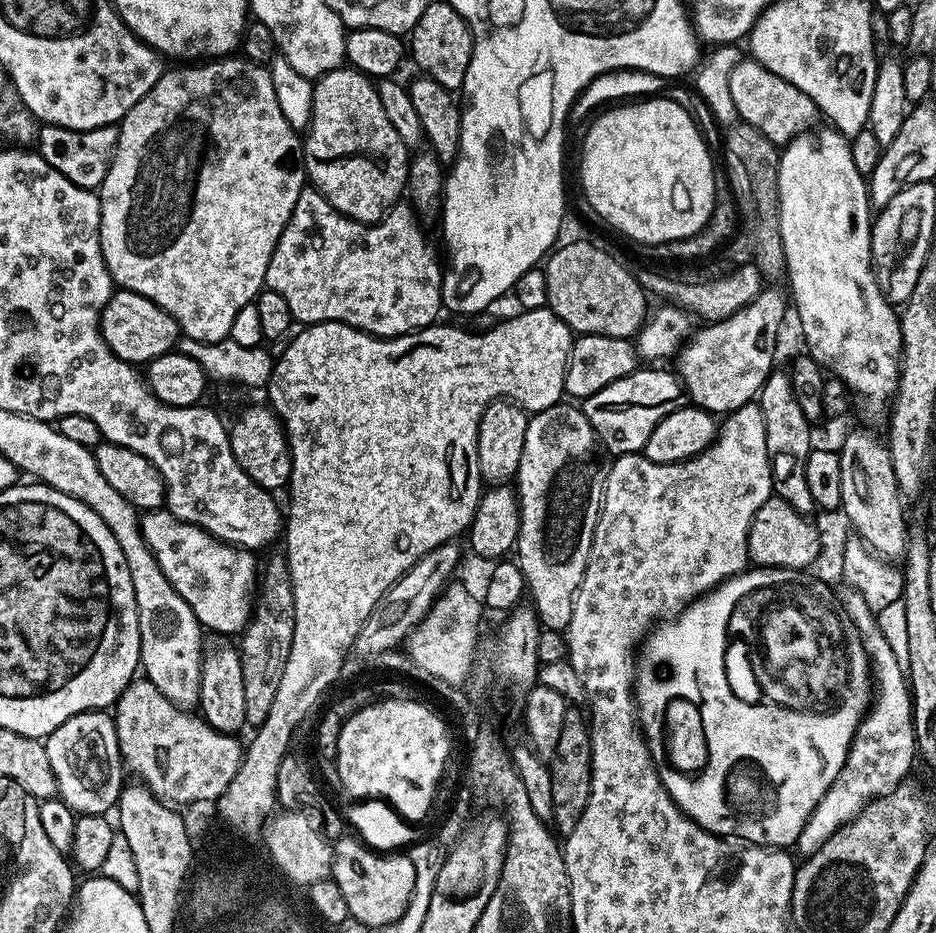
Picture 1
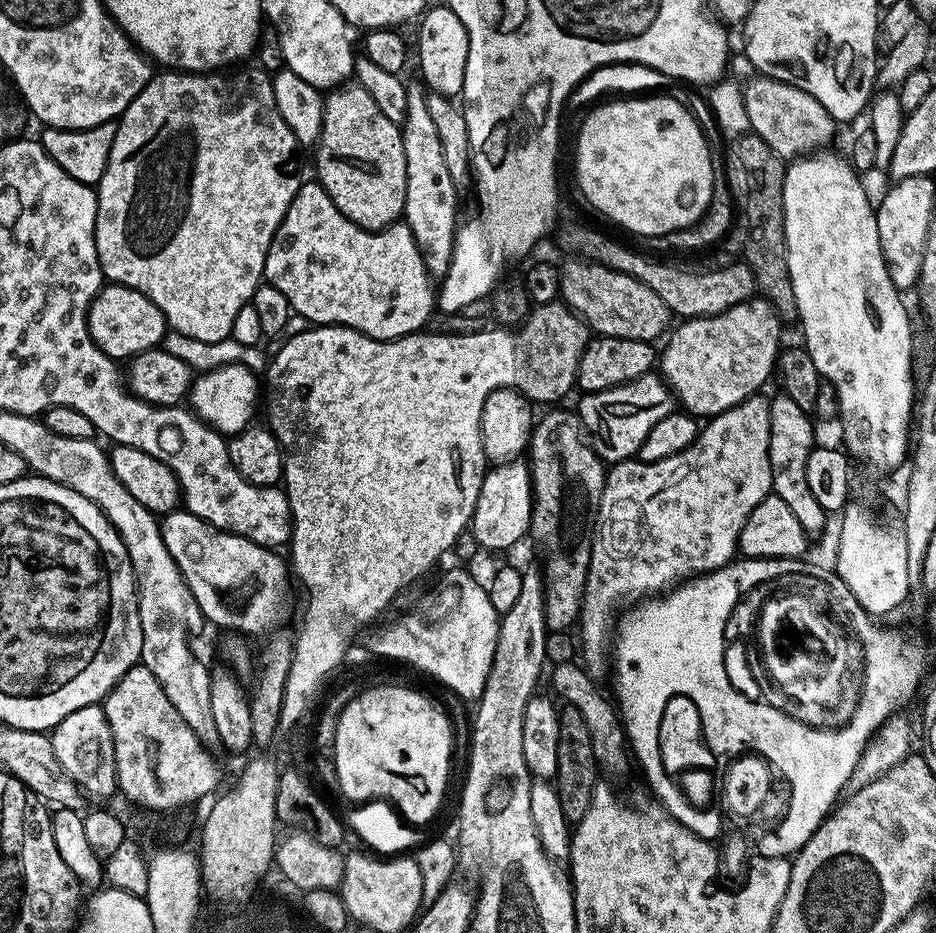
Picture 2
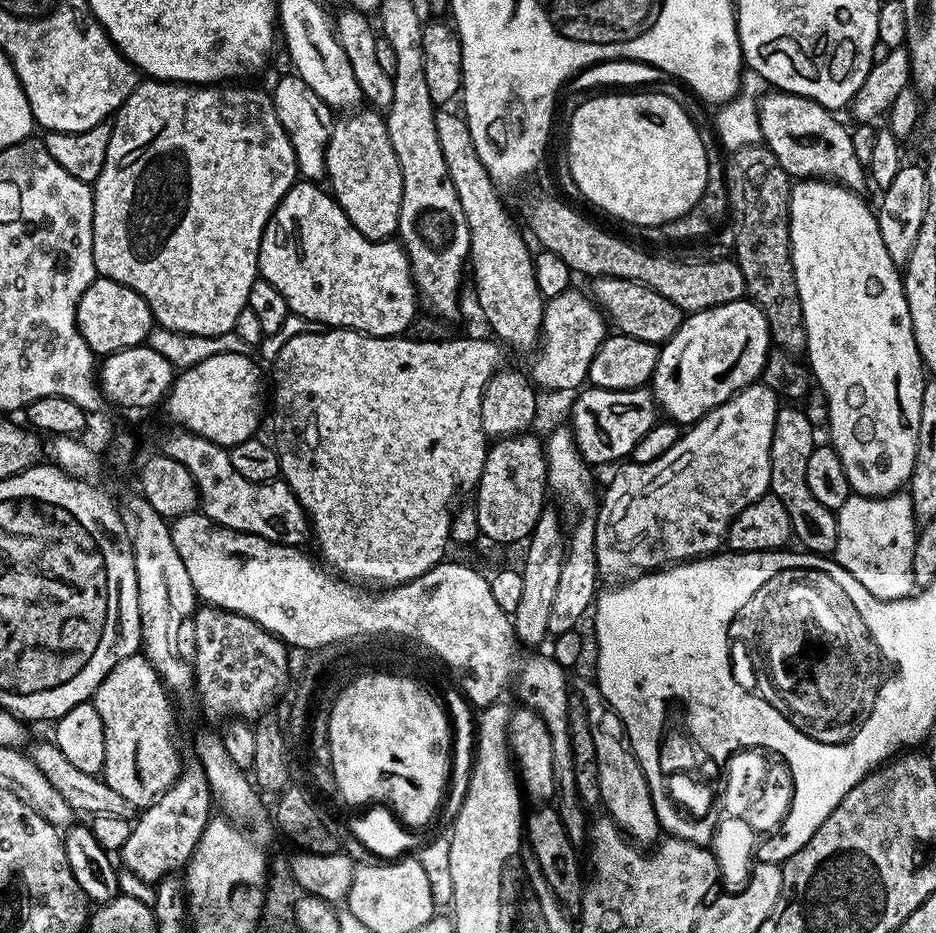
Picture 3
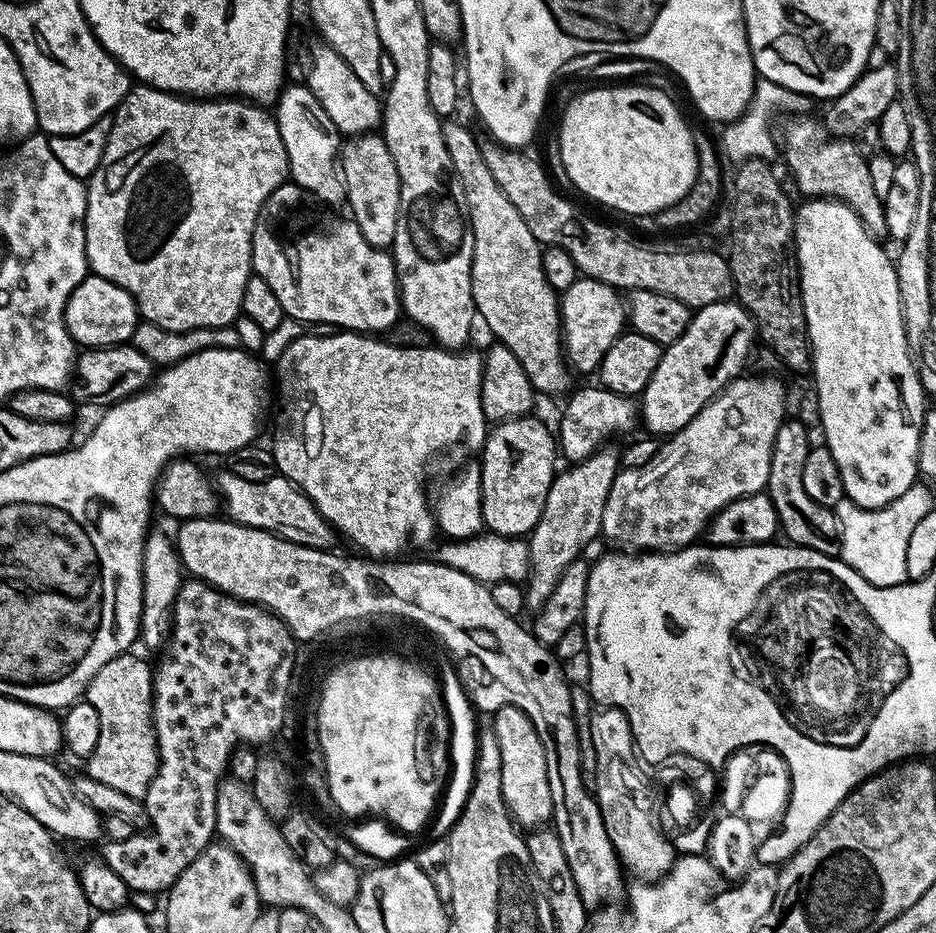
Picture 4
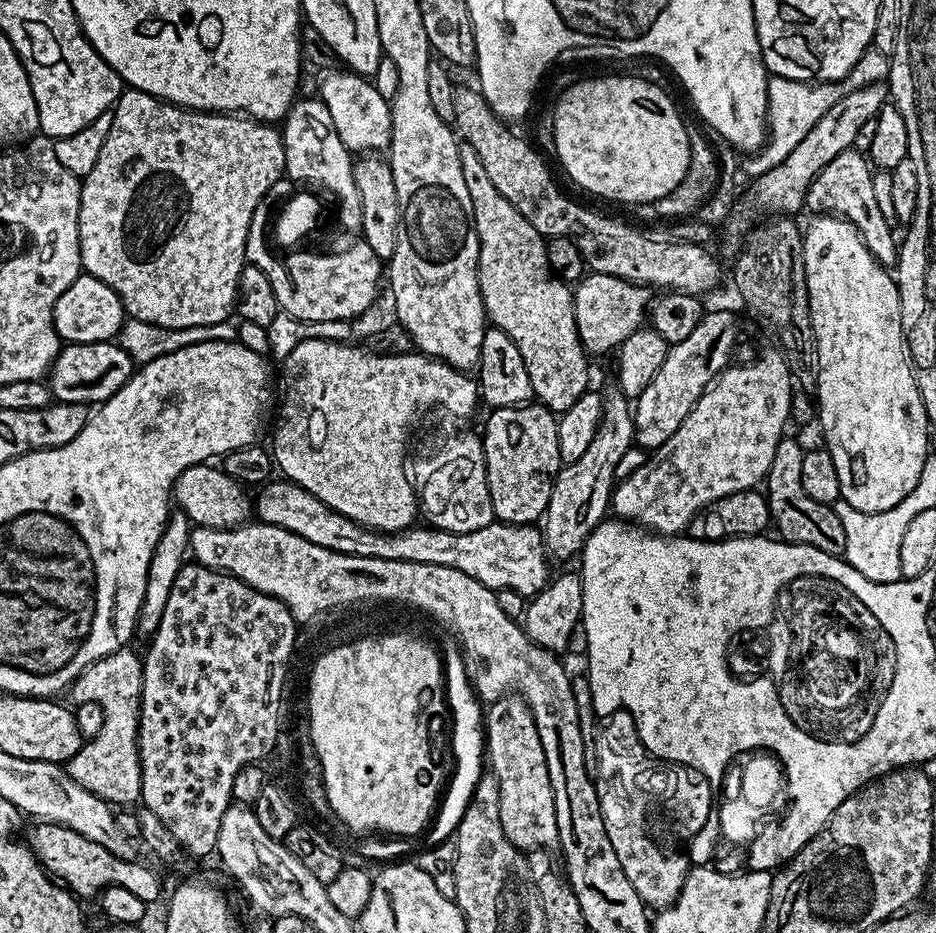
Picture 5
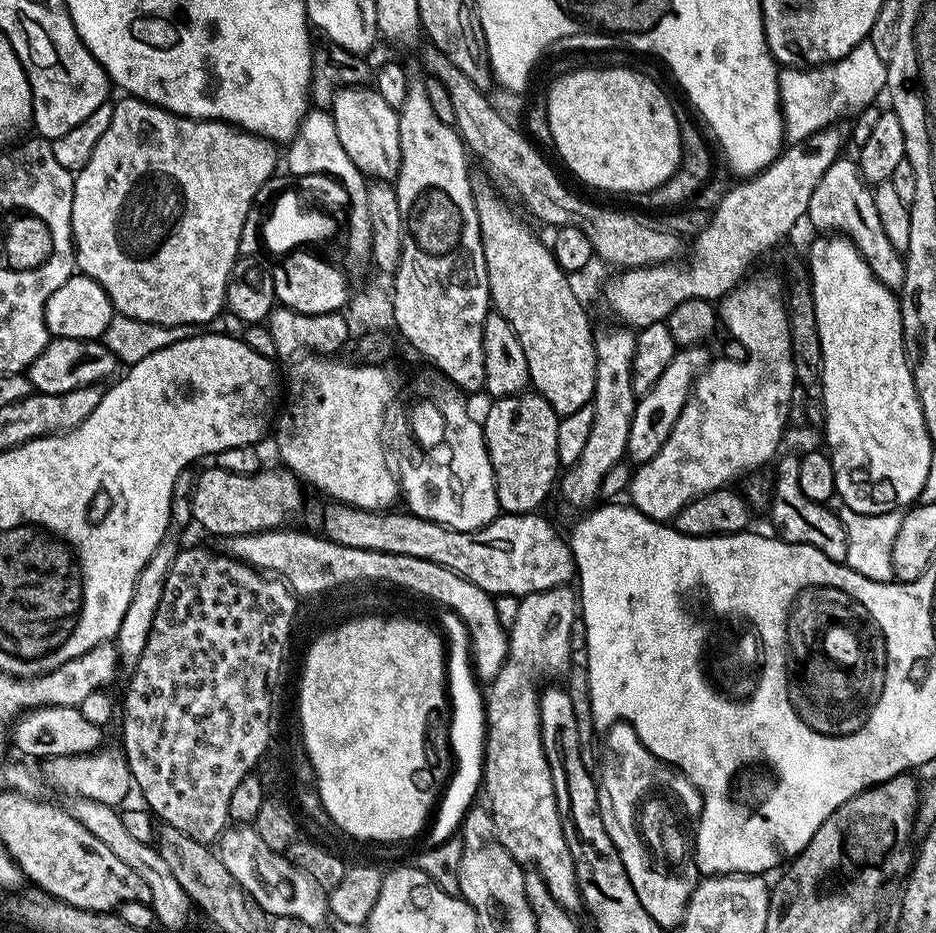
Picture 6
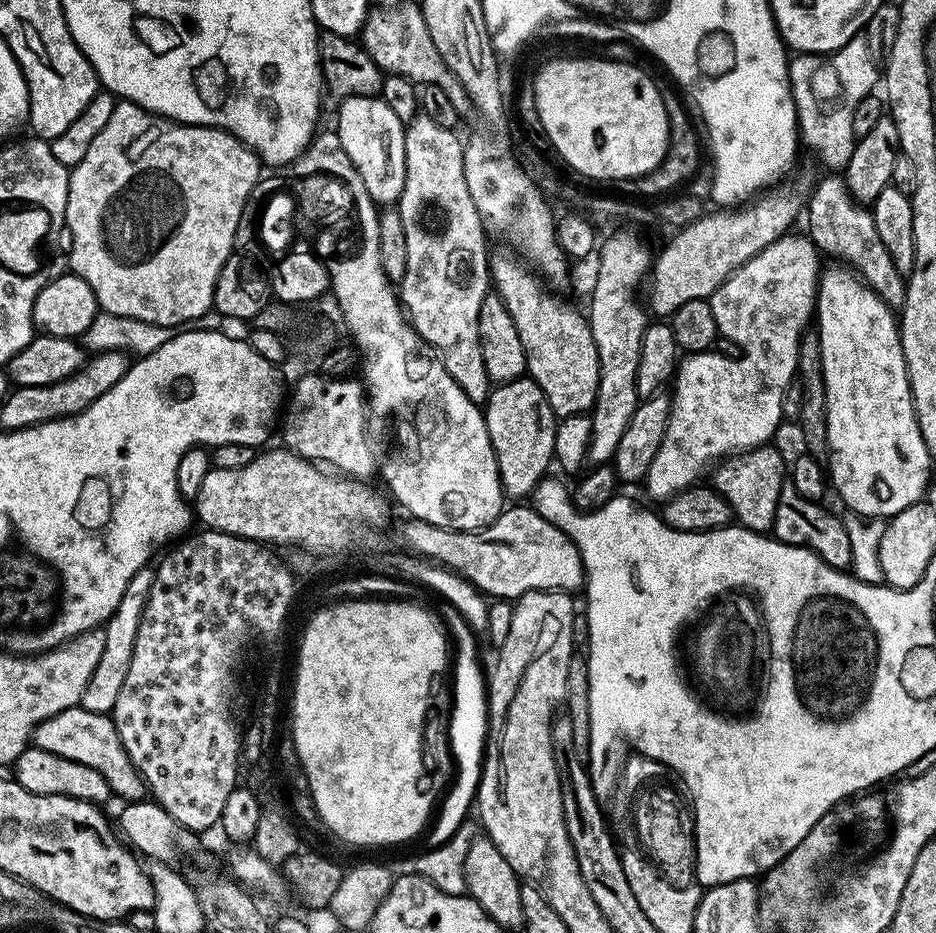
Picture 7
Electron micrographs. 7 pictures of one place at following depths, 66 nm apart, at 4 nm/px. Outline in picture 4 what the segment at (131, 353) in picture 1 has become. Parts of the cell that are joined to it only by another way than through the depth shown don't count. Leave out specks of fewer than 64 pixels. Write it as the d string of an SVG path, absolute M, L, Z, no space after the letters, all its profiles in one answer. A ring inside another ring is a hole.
M89 274L70 294L64 311L66 330L81 349L112 348L116 344L127 344L136 333L136 325L142 317L136 308L134 298L122 286L106 278Z

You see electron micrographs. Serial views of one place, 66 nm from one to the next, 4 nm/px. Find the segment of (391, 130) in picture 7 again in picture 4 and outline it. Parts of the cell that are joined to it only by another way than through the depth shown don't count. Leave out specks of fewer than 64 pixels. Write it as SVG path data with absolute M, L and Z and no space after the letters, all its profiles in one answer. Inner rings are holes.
M317 42L312 48L312 69L308 72L306 83L308 89L322 102L322 110L330 114L330 122L345 137L351 138L361 134L371 133L382 124L382 100L379 95L370 93L362 86L358 75L350 70L343 58L325 42Z

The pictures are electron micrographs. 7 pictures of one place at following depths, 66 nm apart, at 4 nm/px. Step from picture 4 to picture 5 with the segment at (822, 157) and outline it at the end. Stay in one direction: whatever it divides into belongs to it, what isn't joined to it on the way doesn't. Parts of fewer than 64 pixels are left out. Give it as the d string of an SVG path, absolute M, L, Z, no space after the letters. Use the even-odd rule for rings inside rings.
M855 150L843 152L814 178L804 202L807 211L812 211L812 214L831 214L839 216L841 220L849 220L854 230L858 230L866 250L870 250L870 254L883 268L892 270L900 258L898 236L892 233L893 221L888 220L878 207L873 175L874 169L865 153Z

